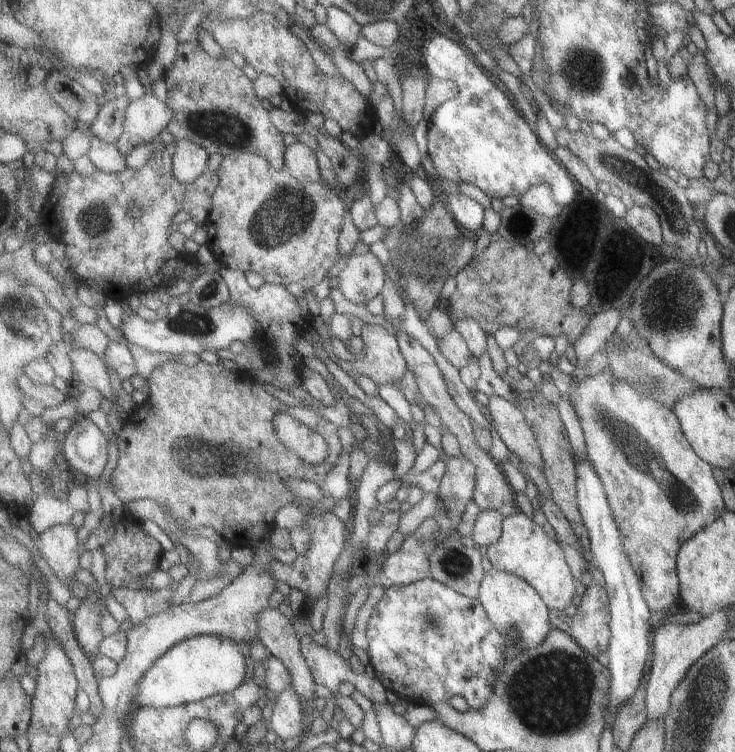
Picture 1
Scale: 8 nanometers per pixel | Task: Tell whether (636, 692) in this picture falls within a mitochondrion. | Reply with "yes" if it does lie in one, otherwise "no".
no

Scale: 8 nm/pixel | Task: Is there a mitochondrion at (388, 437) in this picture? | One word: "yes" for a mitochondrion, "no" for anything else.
no

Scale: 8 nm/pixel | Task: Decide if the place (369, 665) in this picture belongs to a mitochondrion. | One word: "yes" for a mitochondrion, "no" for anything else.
no

